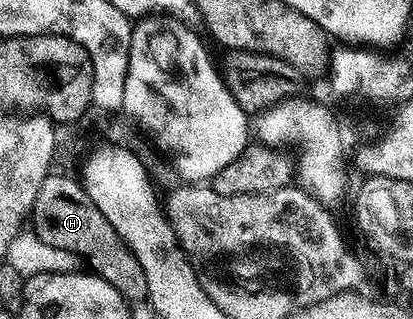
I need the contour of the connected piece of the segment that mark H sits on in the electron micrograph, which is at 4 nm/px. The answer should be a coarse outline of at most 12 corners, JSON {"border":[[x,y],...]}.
{"border":[[81,180],[40,183],[42,240],[92,261],[127,302],[148,291],[144,267],[100,215]]}

